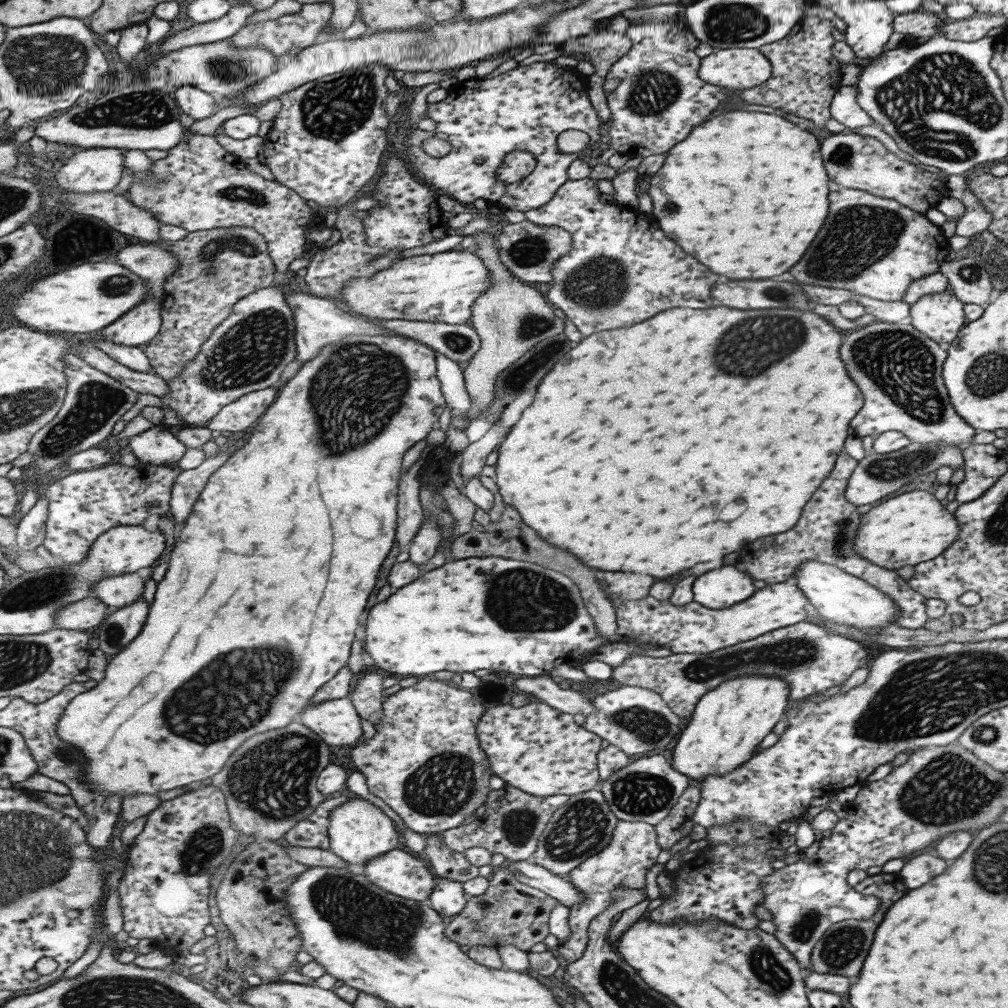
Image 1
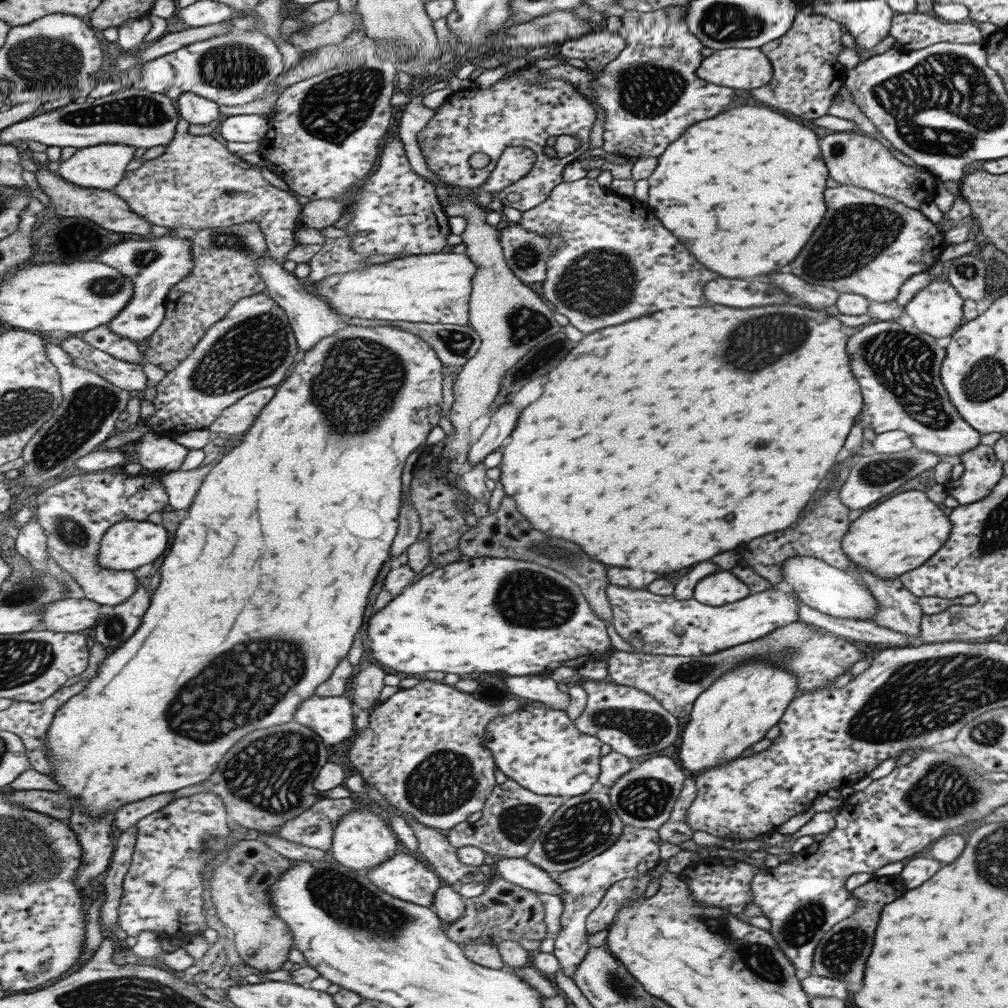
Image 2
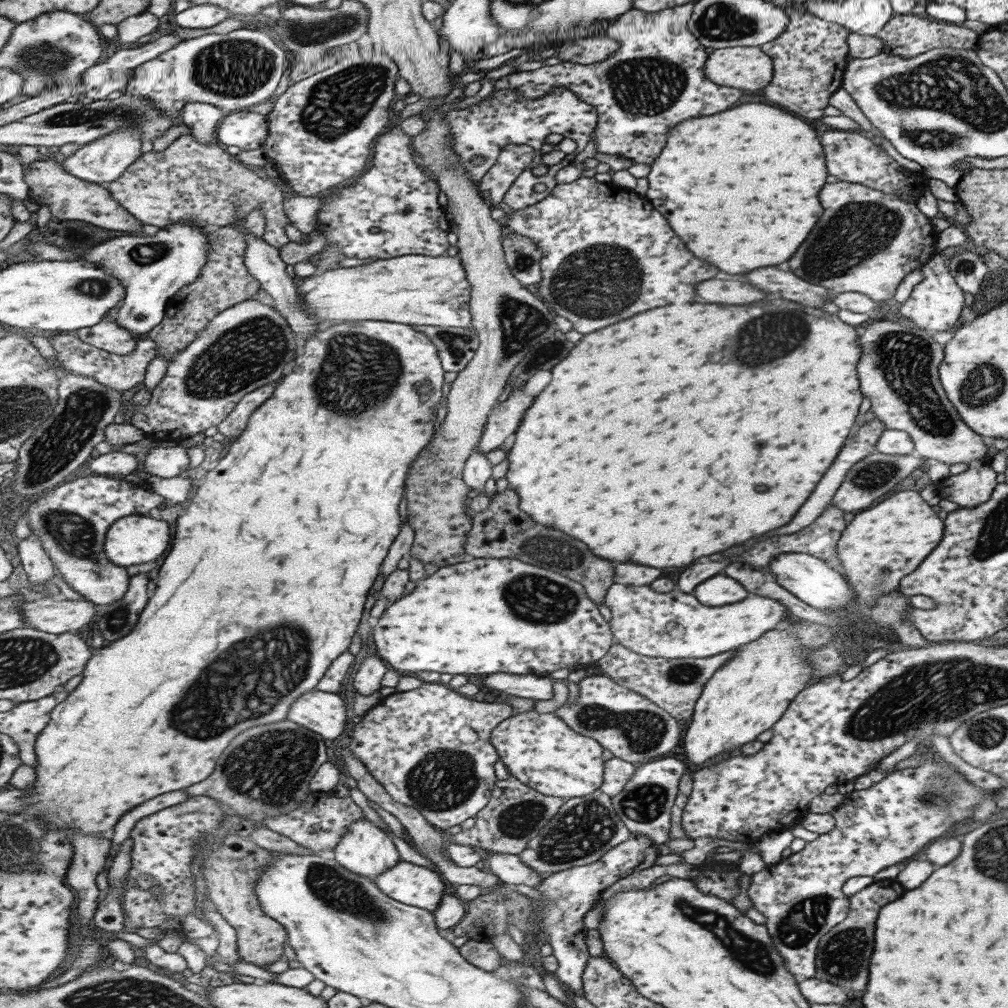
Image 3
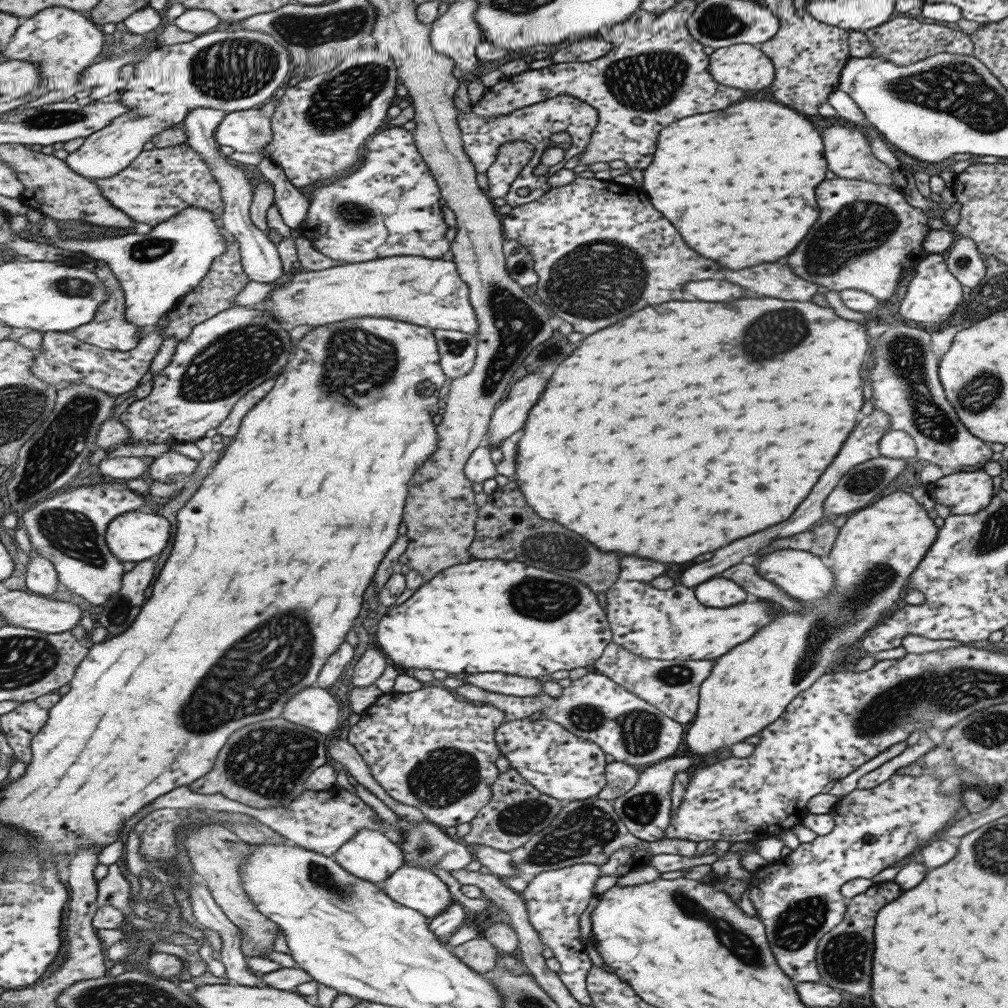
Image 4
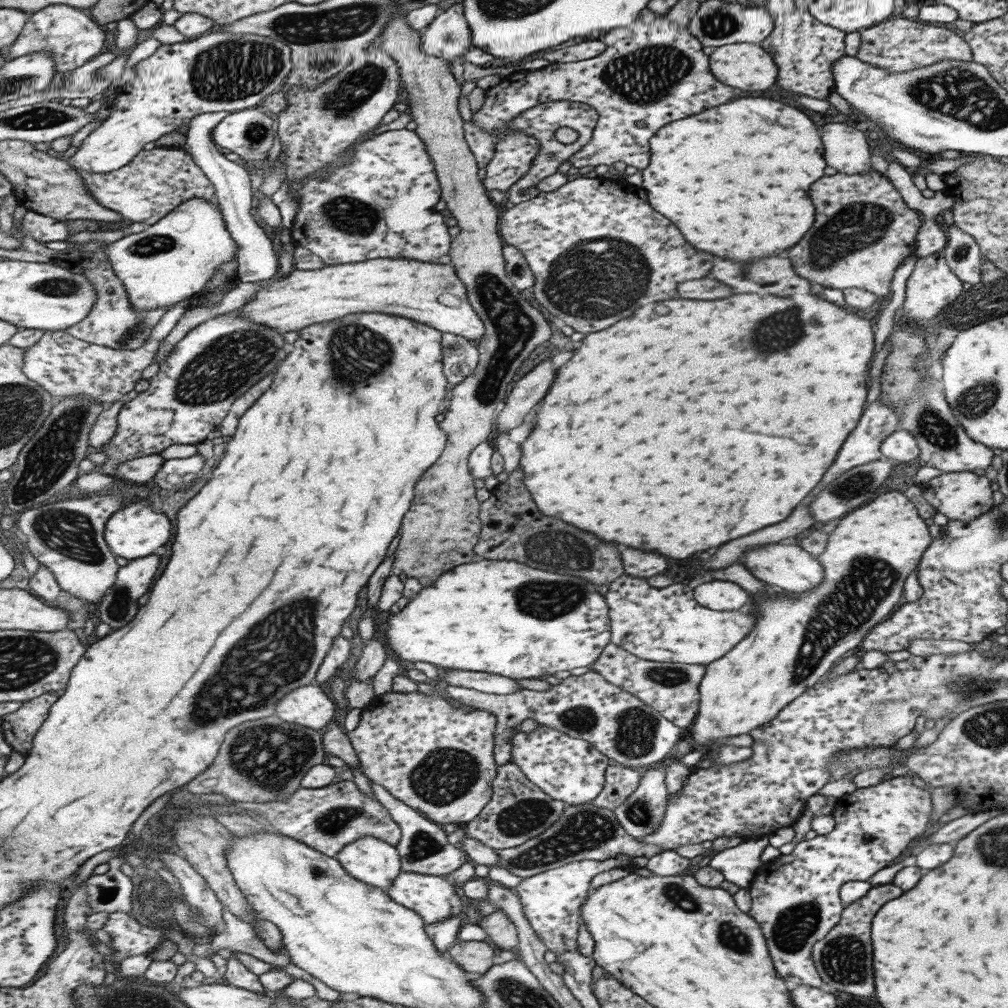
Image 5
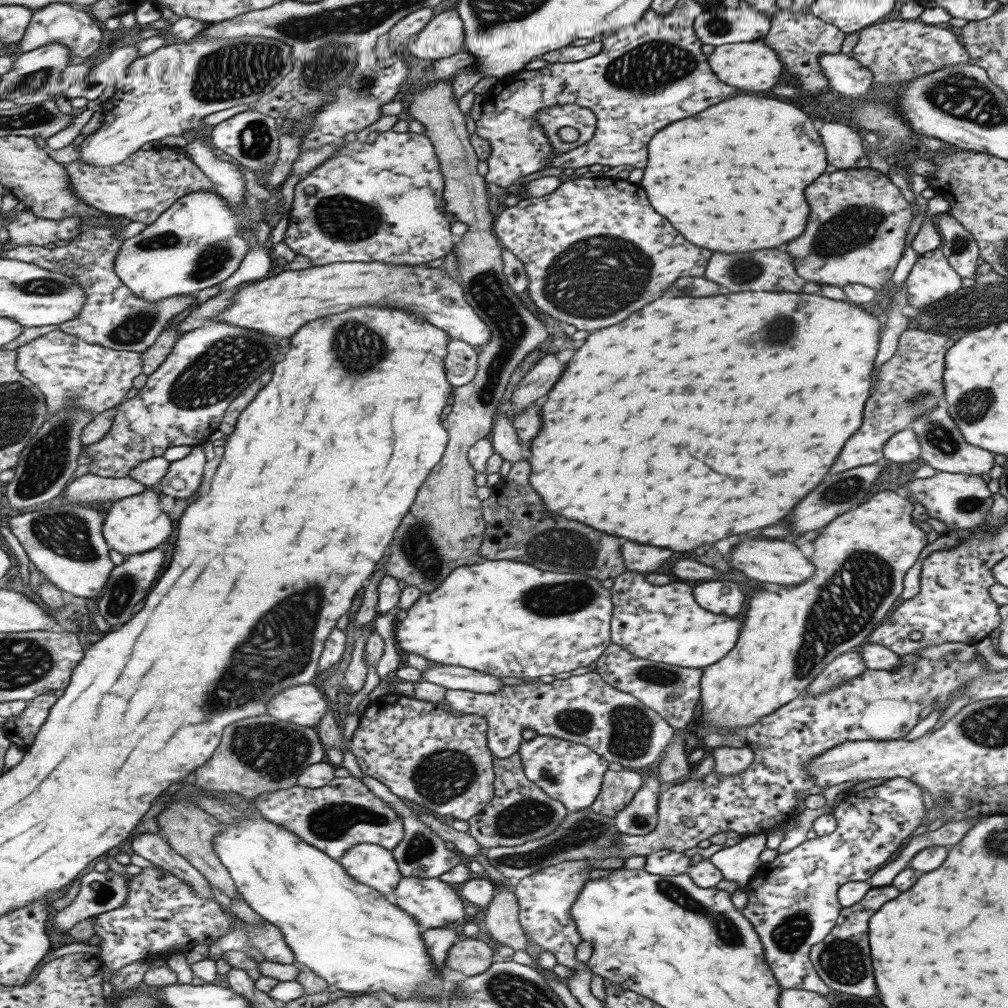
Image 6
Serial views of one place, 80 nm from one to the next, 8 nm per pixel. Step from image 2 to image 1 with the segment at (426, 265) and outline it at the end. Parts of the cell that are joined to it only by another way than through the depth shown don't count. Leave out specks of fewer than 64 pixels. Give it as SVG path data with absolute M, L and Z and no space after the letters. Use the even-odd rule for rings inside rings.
M455 248L440 254L423 254L404 258L392 264L388 269L378 270L373 278L355 278L343 290L342 298L349 306L350 311L357 316L372 320L383 318L385 320L412 320L423 322L442 322L445 324L470 324L473 303L493 286L491 268L484 263L484 258L472 248L461 250Z

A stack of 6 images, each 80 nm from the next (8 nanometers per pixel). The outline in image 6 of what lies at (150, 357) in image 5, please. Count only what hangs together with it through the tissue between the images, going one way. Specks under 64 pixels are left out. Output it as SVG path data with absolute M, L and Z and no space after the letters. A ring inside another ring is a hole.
M61 328L16 348L17 369L45 394L48 418L68 408L82 408L94 416L125 401L134 380L144 372L141 352L117 351L71 335Z

